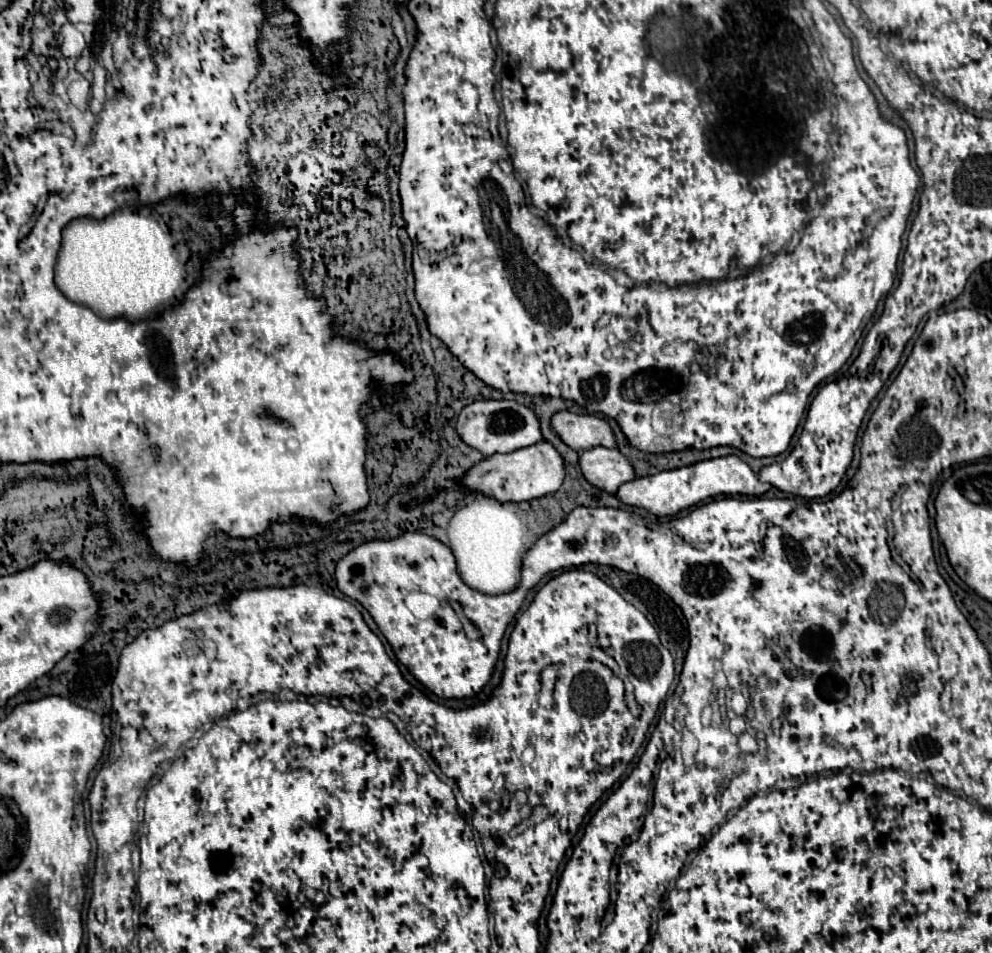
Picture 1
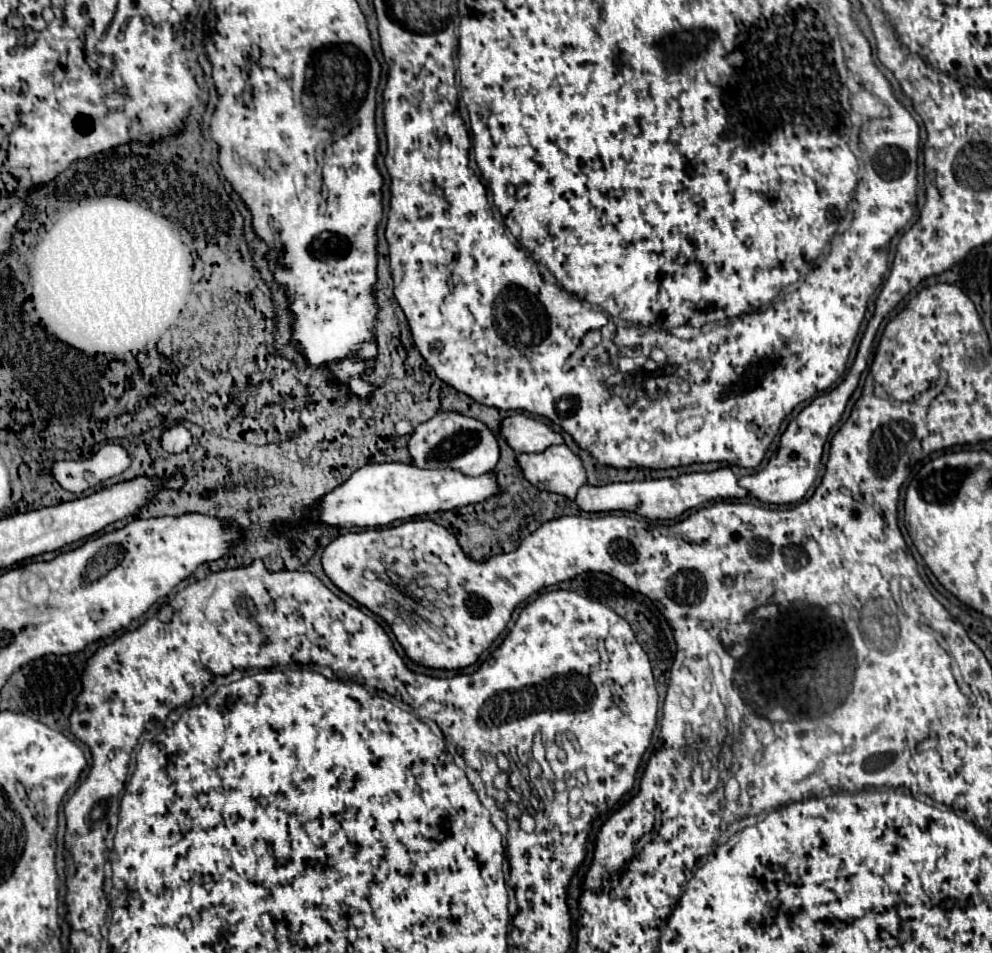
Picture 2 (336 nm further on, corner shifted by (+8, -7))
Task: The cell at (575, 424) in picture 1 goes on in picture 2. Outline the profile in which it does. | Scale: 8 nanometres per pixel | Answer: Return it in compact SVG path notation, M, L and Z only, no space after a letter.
M525 414L507 416L501 424L501 434L507 438L509 446L521 454L521 452L543 452L549 446L563 444L563 436L549 428L547 424L529 418Z

